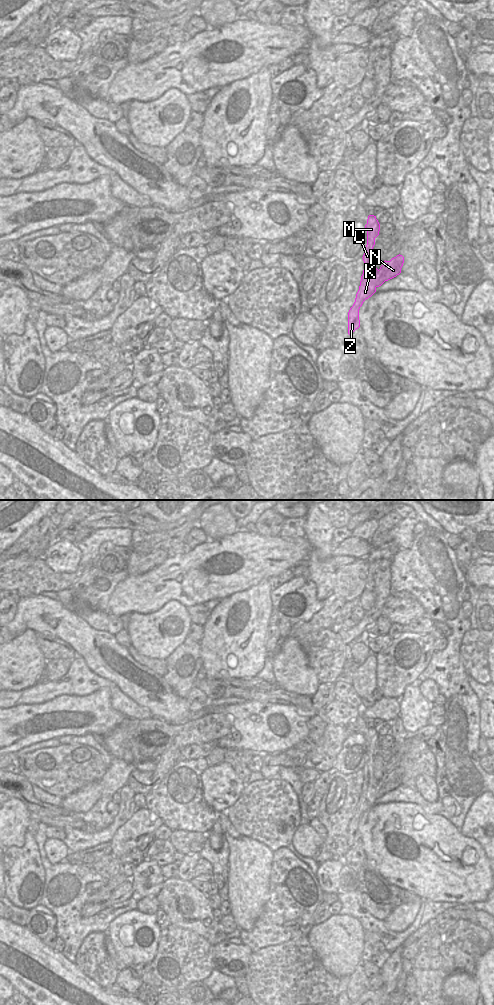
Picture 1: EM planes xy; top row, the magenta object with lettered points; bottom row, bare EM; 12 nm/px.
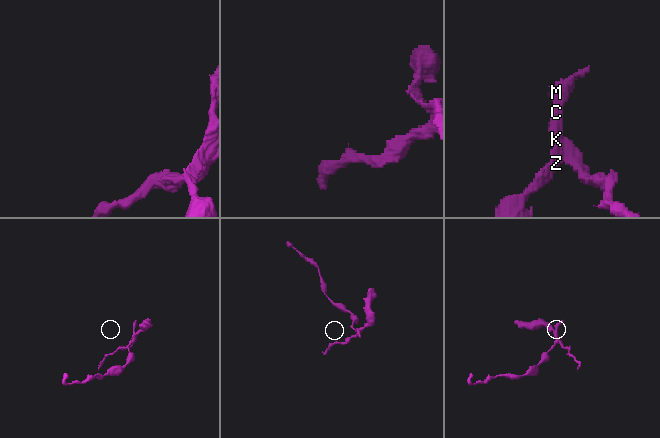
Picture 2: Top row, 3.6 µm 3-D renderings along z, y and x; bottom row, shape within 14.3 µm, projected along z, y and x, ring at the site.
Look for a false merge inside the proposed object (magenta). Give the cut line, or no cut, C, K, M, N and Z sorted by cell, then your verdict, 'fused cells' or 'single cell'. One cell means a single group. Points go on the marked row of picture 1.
cut xy (379, 270), (376, 286); groups C K M Z / N; fused cells

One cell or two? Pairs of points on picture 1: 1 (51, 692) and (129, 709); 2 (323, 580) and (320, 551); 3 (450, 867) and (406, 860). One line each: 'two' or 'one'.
1: one
2: one
3: one

